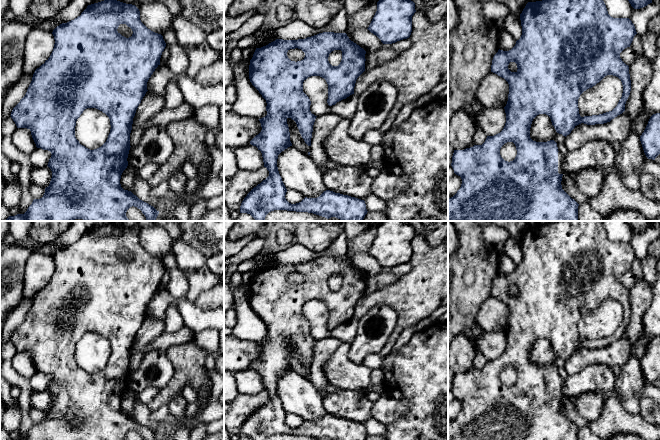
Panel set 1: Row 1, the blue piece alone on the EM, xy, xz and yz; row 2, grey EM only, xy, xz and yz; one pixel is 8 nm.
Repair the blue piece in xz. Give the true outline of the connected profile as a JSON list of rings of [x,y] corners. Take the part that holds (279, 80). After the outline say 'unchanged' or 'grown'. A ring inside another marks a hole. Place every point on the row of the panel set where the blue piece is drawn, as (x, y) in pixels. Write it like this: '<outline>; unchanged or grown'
[[[323,32],[317,35],[298,40],[276,39],[261,48],[256,48],[249,65],[249,79],[252,85],[266,100],[267,115],[259,119],[262,130],[250,144],[261,151],[264,167],[269,171],[269,176],[254,187],[244,198],[240,206],[240,213],[250,214],[255,221],[264,221],[266,215],[274,210],[287,210],[296,212],[313,213],[327,219],[336,217],[341,221],[362,221],[367,214],[364,200],[324,191],[317,198],[305,197],[296,204],[289,203],[286,198],[287,189],[282,181],[277,167],[278,155],[292,146],[287,119],[291,118],[297,124],[299,132],[308,146],[311,146],[313,125],[317,116],[311,113],[311,101],[303,92],[303,82],[311,76],[320,76],[328,84],[329,106],[346,99],[354,94],[357,78],[365,71],[366,51],[349,39],[346,33]],[[290,49],[301,49],[305,57],[301,61],[291,61],[287,52]],[[334,50],[342,51],[342,60],[338,66],[332,66],[328,57]]]; unchanged

